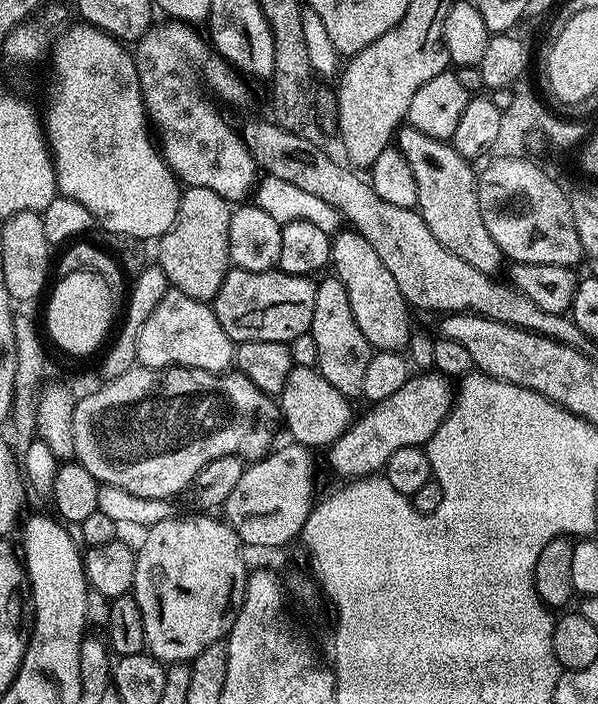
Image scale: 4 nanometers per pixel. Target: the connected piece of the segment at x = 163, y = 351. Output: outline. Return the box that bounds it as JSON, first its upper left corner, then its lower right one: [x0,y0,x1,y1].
[136,287,236,374]

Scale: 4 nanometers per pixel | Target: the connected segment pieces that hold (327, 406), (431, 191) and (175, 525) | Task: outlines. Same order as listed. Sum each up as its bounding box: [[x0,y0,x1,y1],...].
[[278,368,354,450],[395,126,502,274],[131,514,249,665]]

